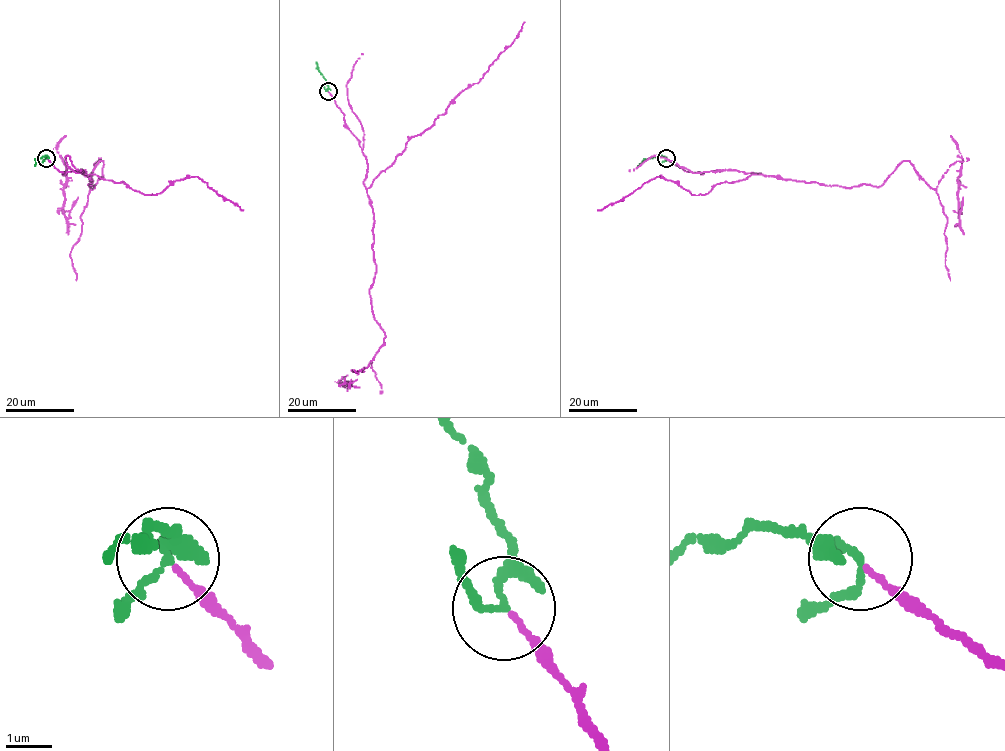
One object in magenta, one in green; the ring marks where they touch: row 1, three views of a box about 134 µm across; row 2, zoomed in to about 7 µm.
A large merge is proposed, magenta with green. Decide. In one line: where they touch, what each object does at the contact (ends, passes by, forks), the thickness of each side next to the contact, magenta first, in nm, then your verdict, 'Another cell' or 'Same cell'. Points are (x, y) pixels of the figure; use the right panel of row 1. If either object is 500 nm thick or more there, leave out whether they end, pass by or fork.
Place: (666, 158). At the ring magenta ends. At the ring green passes by. Thickness 110 nm (magenta) against 150 nm. Same cell

